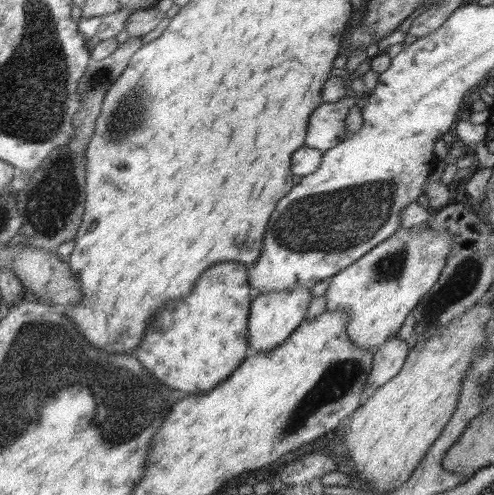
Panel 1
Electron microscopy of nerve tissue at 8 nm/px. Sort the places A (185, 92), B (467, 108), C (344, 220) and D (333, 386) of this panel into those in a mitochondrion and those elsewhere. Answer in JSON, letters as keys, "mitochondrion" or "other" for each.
{"A":"other","B":"other","C":"mitochondrion","D":"mitochondrion"}

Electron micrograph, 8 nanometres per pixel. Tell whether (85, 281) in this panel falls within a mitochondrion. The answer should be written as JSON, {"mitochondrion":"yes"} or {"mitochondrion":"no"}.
{"mitochondrion":"no"}

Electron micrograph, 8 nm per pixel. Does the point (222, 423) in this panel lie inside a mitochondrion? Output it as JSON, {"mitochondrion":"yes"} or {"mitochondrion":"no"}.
{"mitochondrion":"no"}

